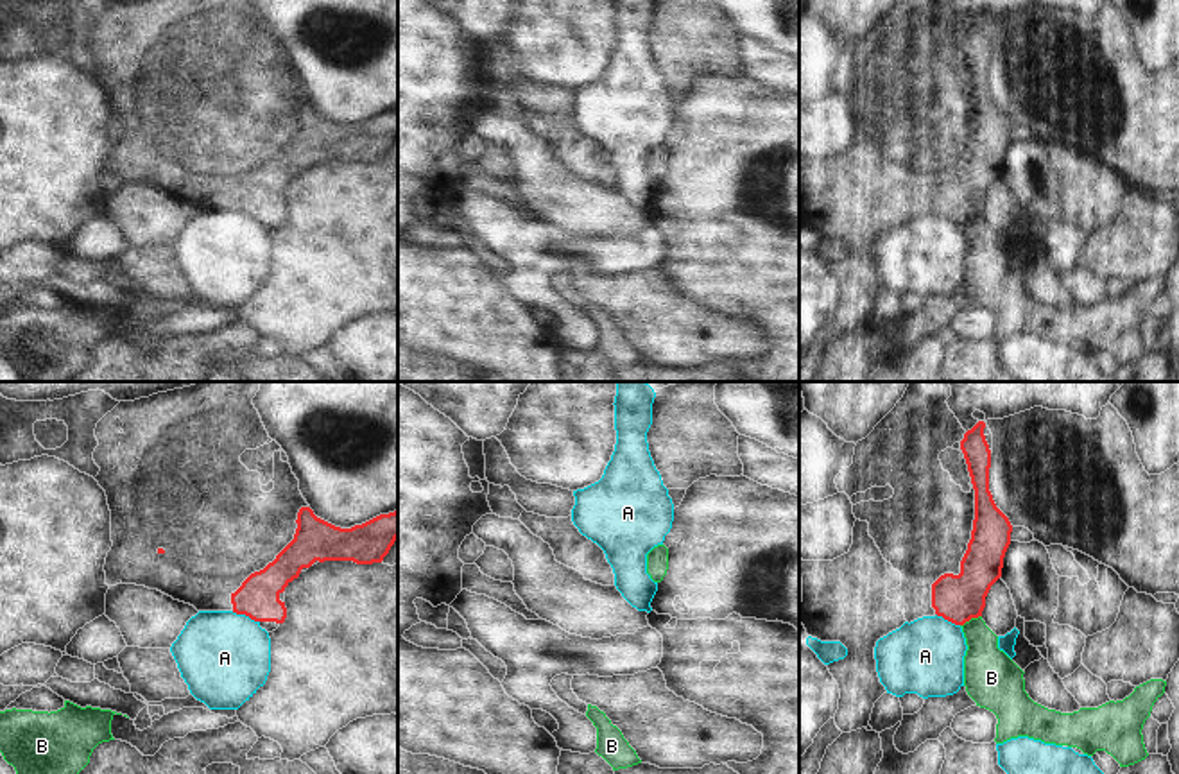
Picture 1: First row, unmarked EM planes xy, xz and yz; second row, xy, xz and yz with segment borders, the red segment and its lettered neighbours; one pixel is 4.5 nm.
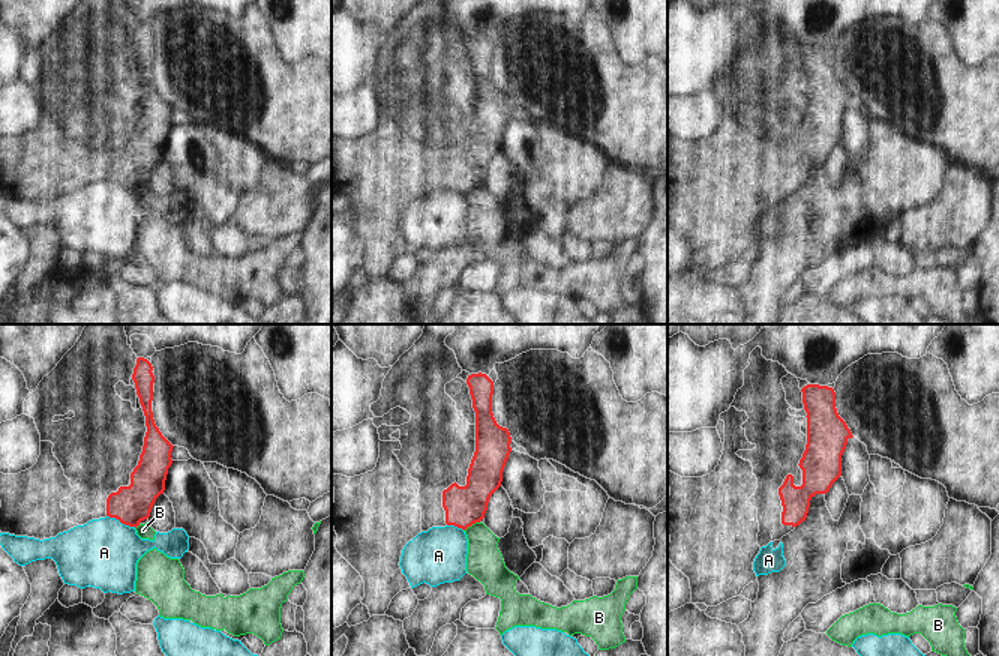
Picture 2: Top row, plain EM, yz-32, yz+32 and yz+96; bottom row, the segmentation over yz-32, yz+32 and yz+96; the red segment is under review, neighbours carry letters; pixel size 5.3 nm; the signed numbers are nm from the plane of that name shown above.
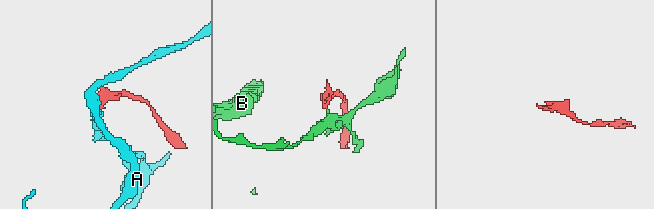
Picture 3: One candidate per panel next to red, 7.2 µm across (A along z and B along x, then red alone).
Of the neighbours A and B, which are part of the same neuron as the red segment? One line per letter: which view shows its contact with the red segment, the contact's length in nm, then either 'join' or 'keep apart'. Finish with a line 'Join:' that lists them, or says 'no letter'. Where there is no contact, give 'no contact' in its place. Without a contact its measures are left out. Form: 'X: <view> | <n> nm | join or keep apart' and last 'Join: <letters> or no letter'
A: xy | 140 nm | keep apart
B: yz | 110 nm | keep apart
Join: no letter

